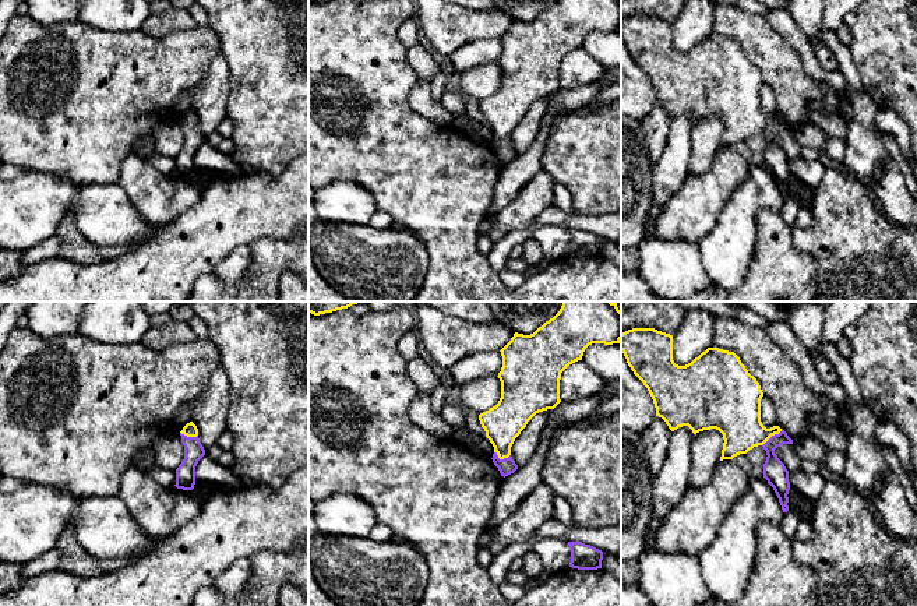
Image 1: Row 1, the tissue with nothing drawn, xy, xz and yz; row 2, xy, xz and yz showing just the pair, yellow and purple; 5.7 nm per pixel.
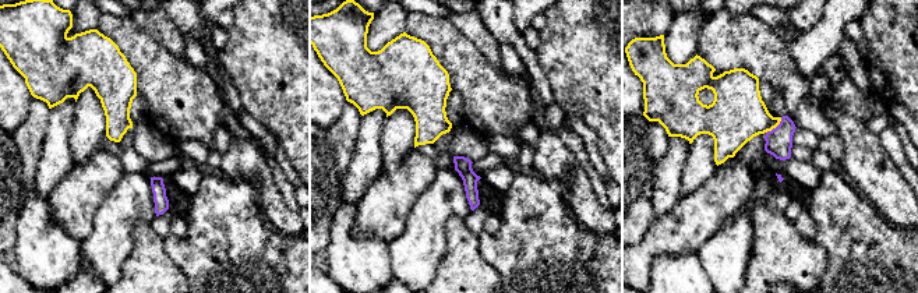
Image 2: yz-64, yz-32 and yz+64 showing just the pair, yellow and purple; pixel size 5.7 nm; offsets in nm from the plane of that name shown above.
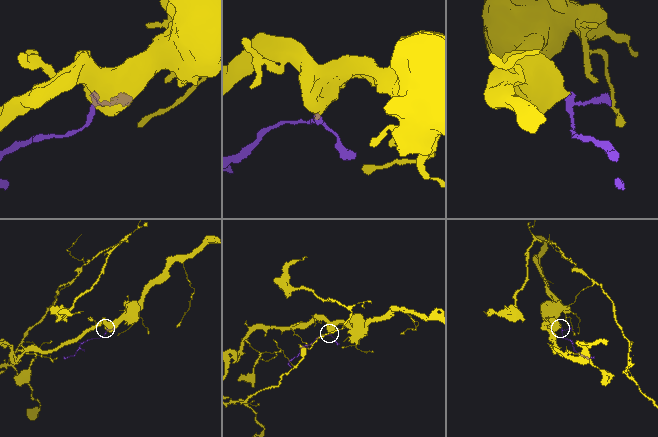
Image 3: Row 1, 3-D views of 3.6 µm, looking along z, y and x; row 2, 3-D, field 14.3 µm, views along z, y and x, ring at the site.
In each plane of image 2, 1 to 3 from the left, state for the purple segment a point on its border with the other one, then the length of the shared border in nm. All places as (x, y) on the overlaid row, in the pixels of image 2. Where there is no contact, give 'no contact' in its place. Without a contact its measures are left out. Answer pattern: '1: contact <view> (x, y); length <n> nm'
1: no contact
2: no contact
3: contact yz+64 (774, 127); length 130 nm

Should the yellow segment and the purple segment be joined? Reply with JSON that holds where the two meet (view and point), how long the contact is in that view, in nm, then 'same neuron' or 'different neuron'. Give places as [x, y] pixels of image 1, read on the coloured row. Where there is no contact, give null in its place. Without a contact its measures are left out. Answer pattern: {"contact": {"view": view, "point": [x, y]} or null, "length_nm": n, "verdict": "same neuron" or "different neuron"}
{"contact": {"view": "yz", "point": [772, 434]}, "length_nm": 160, "verdict": "same neuron"}

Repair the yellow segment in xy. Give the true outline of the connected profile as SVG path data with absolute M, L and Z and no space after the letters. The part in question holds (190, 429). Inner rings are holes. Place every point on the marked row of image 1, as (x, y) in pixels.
M190 422L180 431L181 443L184 445L184 459L176 469L176 487L183 490L193 490L195 485L195 466L205 455L205 450L198 438L197 426Z

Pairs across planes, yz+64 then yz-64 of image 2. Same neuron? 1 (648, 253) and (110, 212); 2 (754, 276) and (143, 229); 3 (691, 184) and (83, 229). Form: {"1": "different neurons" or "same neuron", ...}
{"1": "different neurons", "2": "same neuron", "3": "different neurons"}

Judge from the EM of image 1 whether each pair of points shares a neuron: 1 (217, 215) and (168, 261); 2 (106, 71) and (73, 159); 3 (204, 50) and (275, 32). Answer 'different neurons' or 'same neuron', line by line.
1: same neuron
2: same neuron
3: different neurons

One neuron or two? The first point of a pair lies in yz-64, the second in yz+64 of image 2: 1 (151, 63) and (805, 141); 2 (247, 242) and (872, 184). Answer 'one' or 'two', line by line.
1: two
2: two

